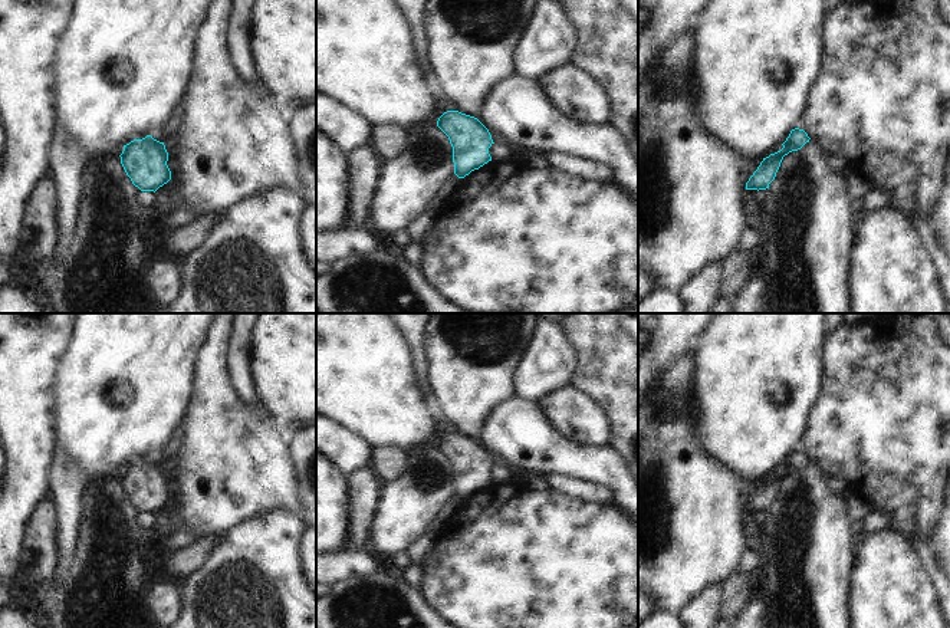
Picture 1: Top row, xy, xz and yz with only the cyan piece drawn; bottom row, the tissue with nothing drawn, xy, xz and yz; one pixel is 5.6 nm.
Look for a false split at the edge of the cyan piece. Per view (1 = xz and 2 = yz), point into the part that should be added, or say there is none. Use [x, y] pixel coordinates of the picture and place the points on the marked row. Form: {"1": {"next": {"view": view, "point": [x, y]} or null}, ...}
{"1": {"next": {"view": "xz", "point": [446, 104]}}, "2": {"next": {"view": "yz", "point": [749, 167]}}}

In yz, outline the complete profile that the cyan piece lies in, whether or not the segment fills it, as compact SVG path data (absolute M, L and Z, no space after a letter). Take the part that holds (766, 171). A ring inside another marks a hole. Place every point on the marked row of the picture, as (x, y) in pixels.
M795 128L790 131L786 141L782 144L783 148L766 158L752 158L743 164L743 177L746 183L746 190L766 190L769 184L775 180L776 172L785 155L792 151L801 149L809 137L803 129Z

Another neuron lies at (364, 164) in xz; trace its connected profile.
M366 145L348 155L348 165L351 194L343 228L368 227L371 201L382 161L371 145Z

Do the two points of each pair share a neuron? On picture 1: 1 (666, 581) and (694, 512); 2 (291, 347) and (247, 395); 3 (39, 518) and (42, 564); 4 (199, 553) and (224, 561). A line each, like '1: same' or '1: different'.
1: same
2: different
3: same
4: different

